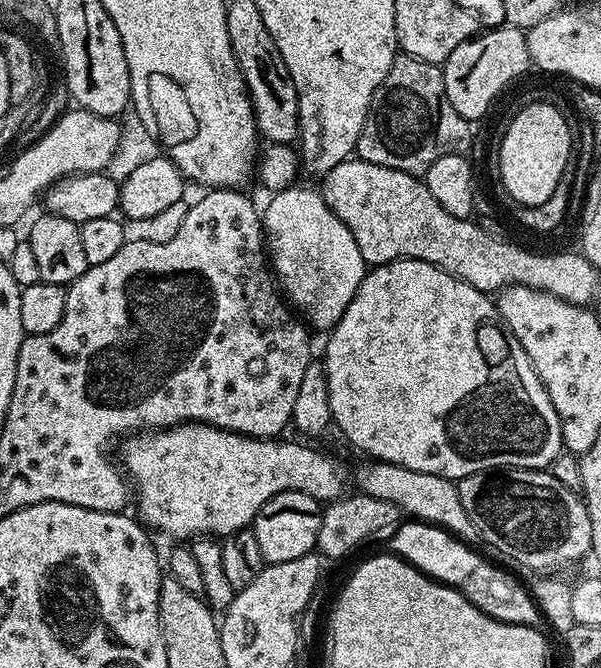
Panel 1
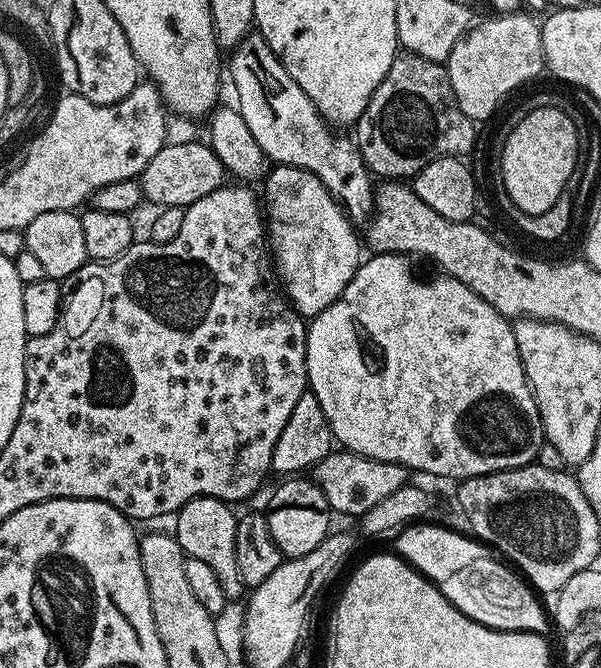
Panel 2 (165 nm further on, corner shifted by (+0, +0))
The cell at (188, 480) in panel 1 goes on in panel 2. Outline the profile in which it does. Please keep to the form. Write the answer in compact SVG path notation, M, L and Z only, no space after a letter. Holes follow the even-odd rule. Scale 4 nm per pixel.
M333 450L316 463L314 480L320 485L322 494L326 494L326 502L333 513L341 512L344 516L362 518L374 510L378 502L390 498L390 494L409 483L410 472L398 462L382 462L360 456L356 452Z

